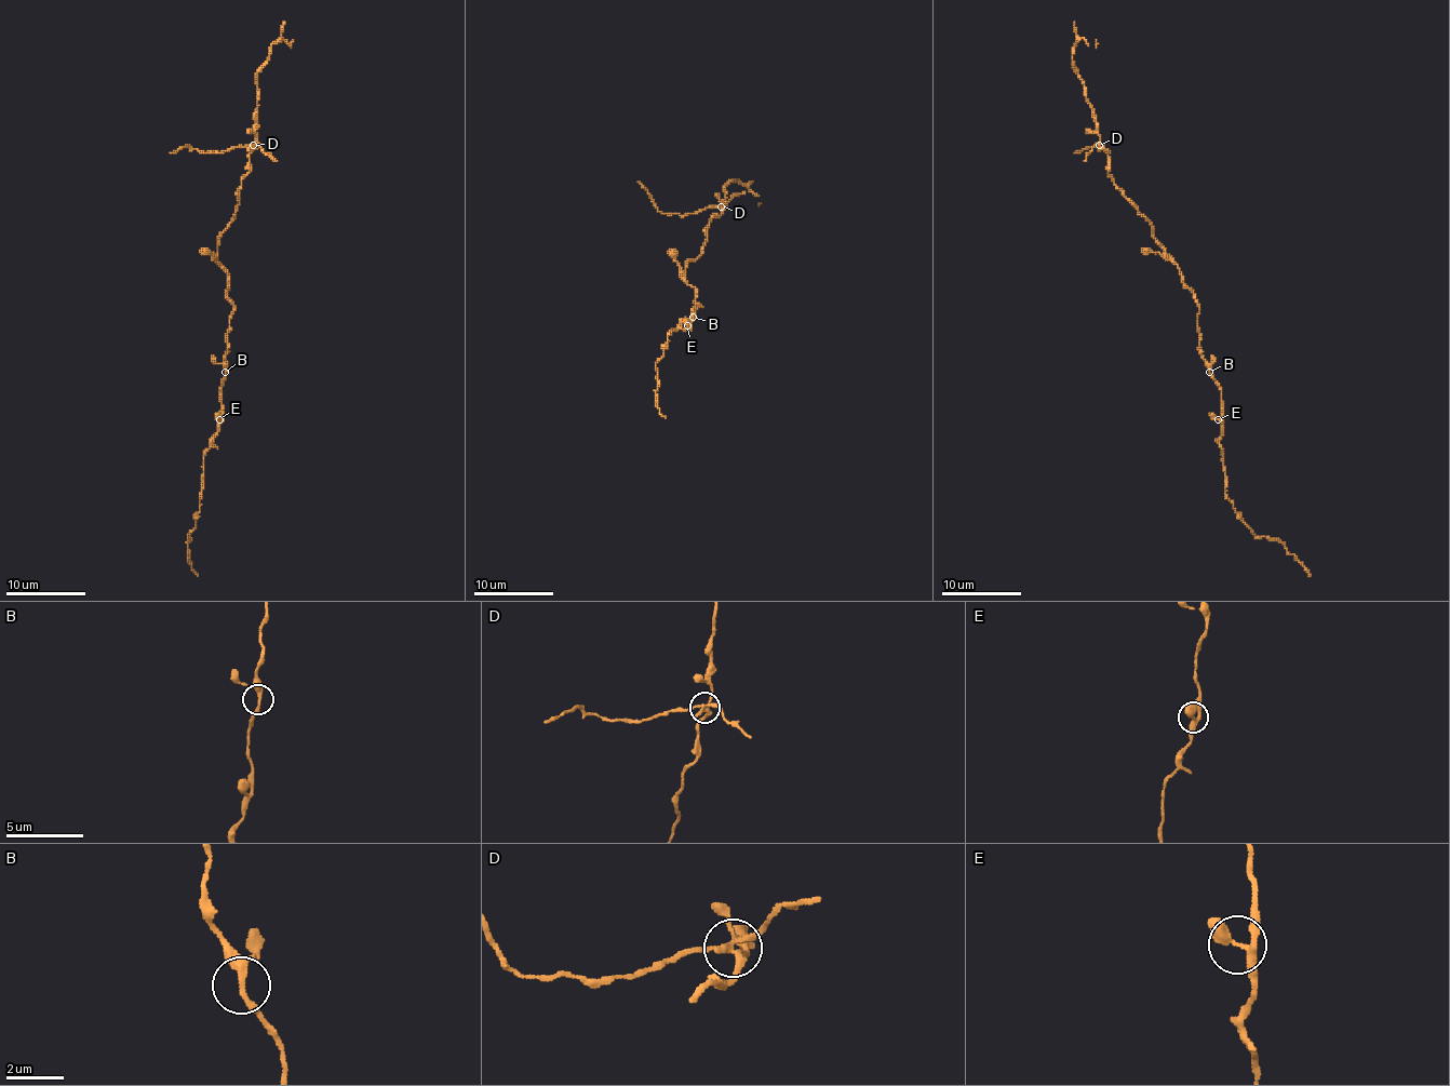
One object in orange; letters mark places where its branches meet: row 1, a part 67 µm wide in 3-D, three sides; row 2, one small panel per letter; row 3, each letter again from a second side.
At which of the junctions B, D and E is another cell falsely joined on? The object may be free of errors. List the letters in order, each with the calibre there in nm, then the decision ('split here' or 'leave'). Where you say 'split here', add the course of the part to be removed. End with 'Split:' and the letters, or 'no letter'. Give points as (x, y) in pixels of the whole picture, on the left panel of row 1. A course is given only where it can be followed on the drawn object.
B: 240 nm | leave
D: 240 nm | split here | (253, 145), (219, 152), (200, 152), (188, 145), (170, 152)
E: 280 nm | leave
Split: D

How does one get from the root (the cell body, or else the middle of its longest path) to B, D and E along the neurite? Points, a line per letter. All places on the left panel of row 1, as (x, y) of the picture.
B: (227, 294), (233, 313), (227, 334), (225, 372)
D: (227, 294), (227, 272), (217, 260), (217, 240), (233, 218), (239, 202), (241, 178), (250, 171), (253, 145)
E: (227, 294), (233, 313), (227, 334), (219, 419)

